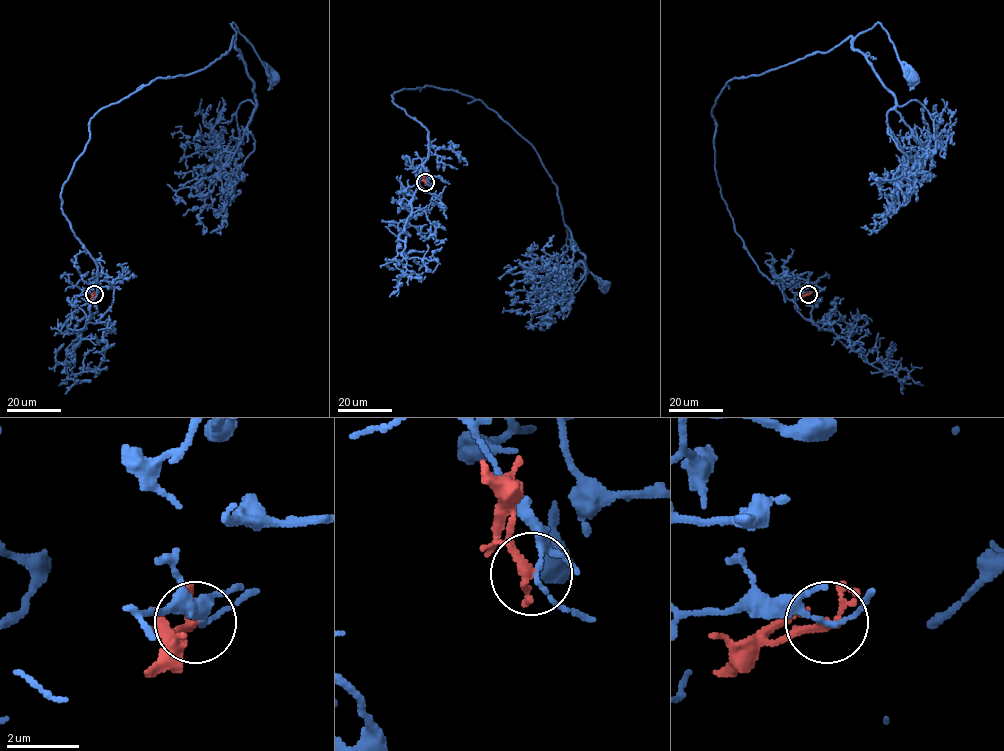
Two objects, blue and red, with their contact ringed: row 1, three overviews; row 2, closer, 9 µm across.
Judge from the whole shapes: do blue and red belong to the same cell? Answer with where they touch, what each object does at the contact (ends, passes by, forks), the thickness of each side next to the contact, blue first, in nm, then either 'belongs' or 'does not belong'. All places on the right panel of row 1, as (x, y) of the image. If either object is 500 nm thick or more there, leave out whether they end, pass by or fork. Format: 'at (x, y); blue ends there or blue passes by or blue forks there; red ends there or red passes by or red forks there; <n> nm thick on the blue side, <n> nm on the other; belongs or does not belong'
at (808, 294); blue forks there; red passes by; 90 nm thick on the blue side, 190 nm on the other; does not belong

